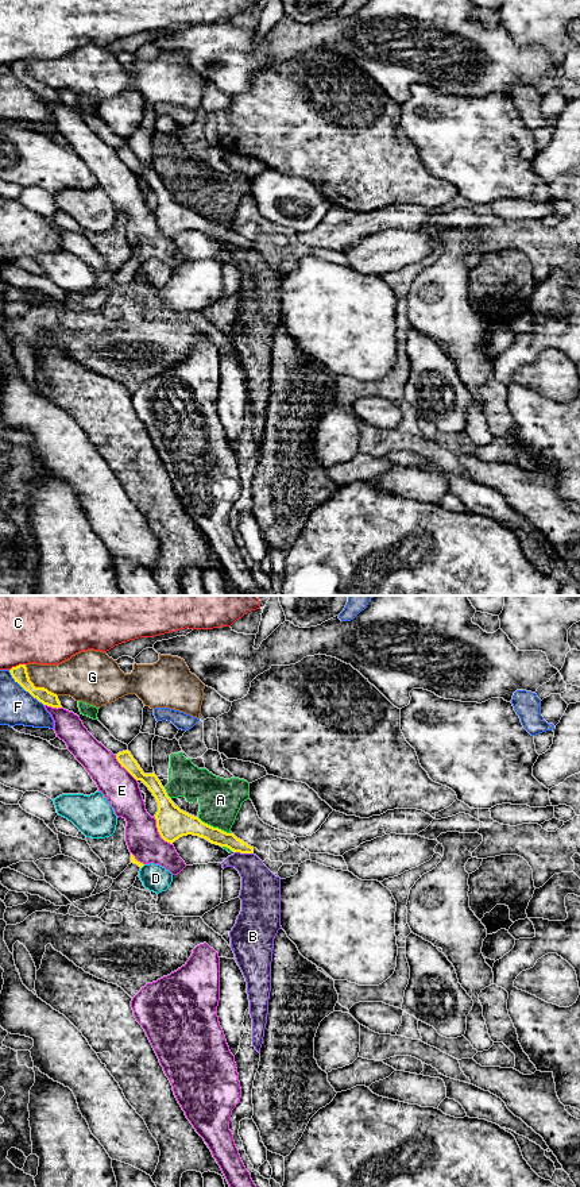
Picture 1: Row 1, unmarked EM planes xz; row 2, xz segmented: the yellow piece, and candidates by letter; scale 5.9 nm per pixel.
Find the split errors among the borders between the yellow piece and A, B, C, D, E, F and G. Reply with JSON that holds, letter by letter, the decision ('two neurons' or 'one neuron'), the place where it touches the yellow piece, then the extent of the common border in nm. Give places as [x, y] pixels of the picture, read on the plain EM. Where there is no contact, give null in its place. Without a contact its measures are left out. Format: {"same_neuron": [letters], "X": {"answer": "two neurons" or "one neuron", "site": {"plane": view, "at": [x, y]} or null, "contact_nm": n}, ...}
{"same_neuron": [], "A": {"answer": "two neurons", "site": {"plane": "xz", "at": [215, 223]}, "contact_nm": 220}, "B": {"answer": "two neurons", "site": {"plane": "xz", "at": [244, 247]}, "contact_nm": 110}, "C": {"answer": "two neurons", "site": {"plane": "xz", "at": [16, 61]}, "contact_nm": 100}, "D": {"answer": "two neurons", "site": {"plane": "xz", "at": [142, 261]}, "contact_nm": 40}, "E": {"answer": "two neurons", "site": {"plane": "xz", "at": [158, 226]}, "contact_nm": 200}, "F": {"answer": "two neurons", "site": {"plane": "xz", "at": [24, 84]}, "contact_nm": 300}, "G": {"answer": "two neurons", "site": {"plane": "xz", "at": [34, 81]}, "contact_nm": 280}}

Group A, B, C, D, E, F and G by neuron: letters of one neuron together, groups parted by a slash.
A B / C / D / E / F / G

